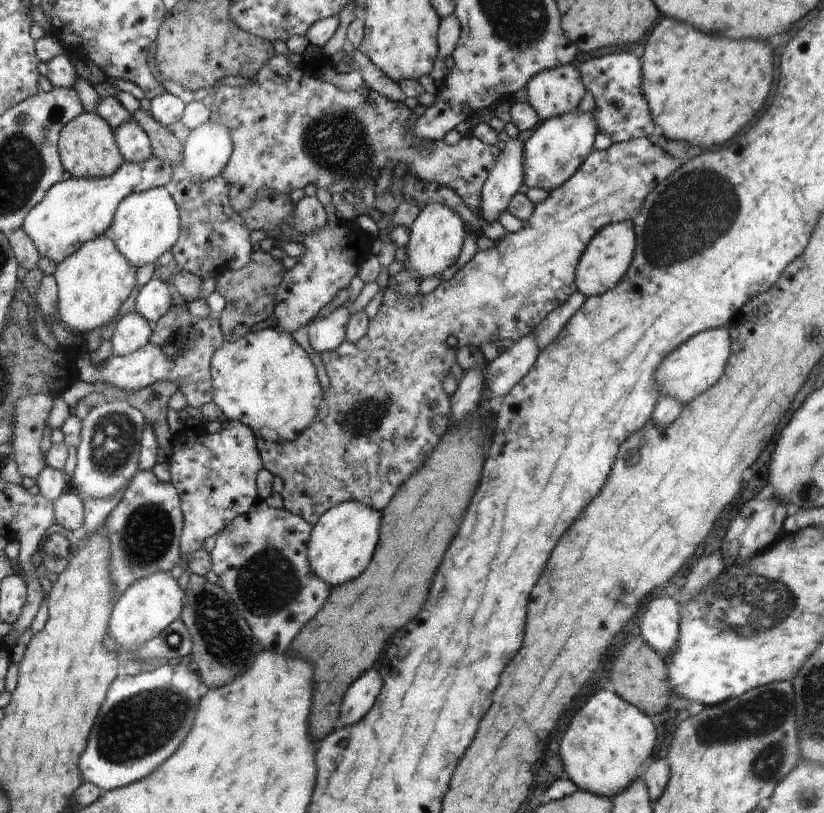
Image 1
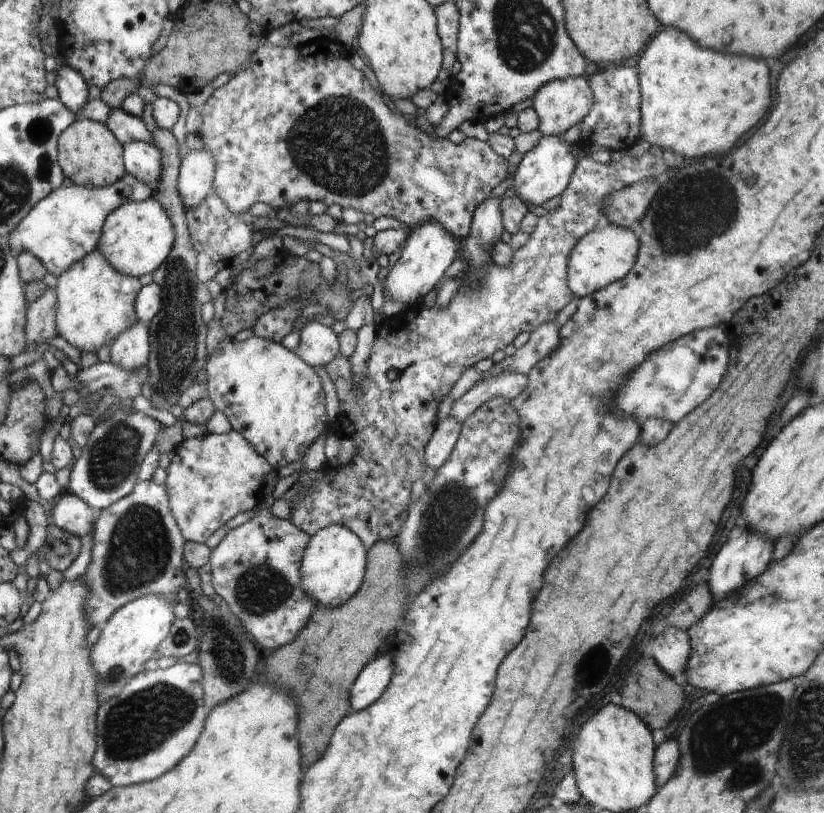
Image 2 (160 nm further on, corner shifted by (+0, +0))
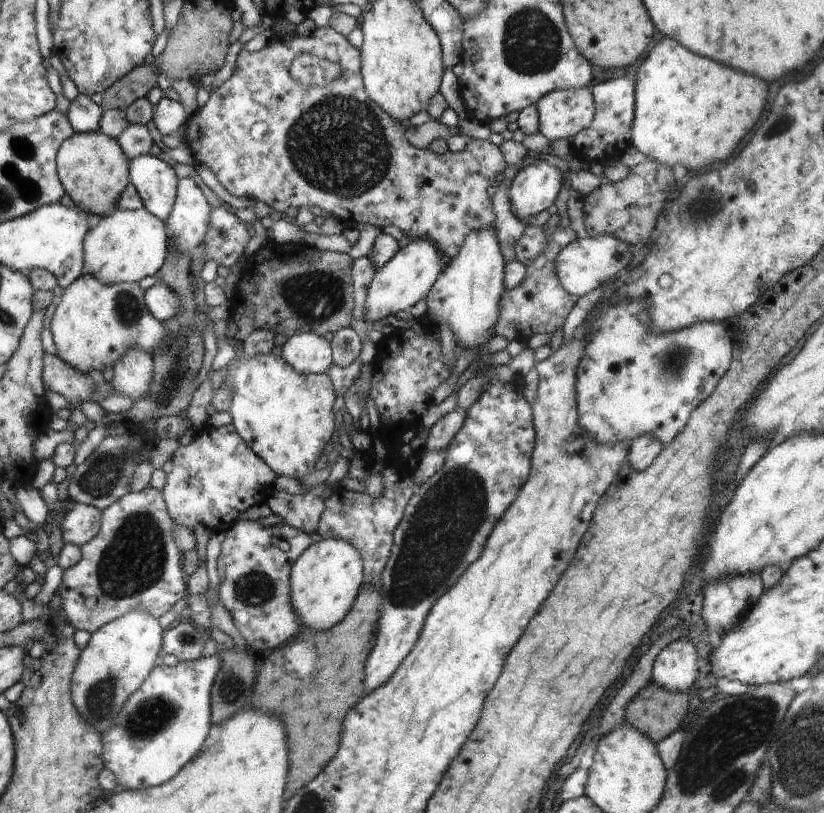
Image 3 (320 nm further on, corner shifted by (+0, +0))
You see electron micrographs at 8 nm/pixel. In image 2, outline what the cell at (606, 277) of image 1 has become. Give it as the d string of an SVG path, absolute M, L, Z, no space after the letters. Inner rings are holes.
M604 220L596 224L588 235L573 248L568 259L568 285L578 298L592 295L601 288L620 280L634 266L639 251L639 240L628 229L620 228Z

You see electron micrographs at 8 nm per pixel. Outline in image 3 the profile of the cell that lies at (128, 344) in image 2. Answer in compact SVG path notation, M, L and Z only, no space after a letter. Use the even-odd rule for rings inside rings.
M134 349L114 366L111 386L120 394L130 397L135 403L148 394L152 382L153 357L150 353Z

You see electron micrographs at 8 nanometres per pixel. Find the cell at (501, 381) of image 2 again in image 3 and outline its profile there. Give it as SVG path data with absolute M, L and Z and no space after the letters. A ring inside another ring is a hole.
M456 408L445 414L430 430L426 440L426 451L445 451L454 435L463 425L467 411Z

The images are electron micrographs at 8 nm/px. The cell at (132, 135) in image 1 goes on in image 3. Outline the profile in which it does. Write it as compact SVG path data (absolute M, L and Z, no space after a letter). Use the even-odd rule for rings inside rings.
M150 154L133 158L129 168L130 183L136 186L145 207L161 221L171 213L177 193L174 169L160 157Z

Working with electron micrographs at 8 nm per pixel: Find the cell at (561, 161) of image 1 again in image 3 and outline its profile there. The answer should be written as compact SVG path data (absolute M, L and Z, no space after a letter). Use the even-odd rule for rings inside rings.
M548 156L538 157L541 160L538 165L529 165L520 168L514 176L509 189L507 190L513 213L525 224L528 225L528 218L550 209L554 206L554 200L562 188L565 180L565 171L560 168L559 162Z

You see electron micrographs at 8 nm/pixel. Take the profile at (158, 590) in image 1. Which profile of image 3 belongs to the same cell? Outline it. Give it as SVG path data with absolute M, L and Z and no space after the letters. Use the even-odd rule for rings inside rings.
M130 611L91 634L73 672L72 693L80 716L90 720L88 724L93 725L100 736L110 730L117 712L152 674L160 650L162 628L158 618L146 611Z

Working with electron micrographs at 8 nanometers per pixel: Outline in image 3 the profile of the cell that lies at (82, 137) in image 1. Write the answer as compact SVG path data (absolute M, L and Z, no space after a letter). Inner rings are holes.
M98 130L77 133L61 145L62 152L58 152L58 172L62 172L61 183L66 184L66 194L86 213L103 217L116 211L118 199L130 183L130 160L120 141Z

